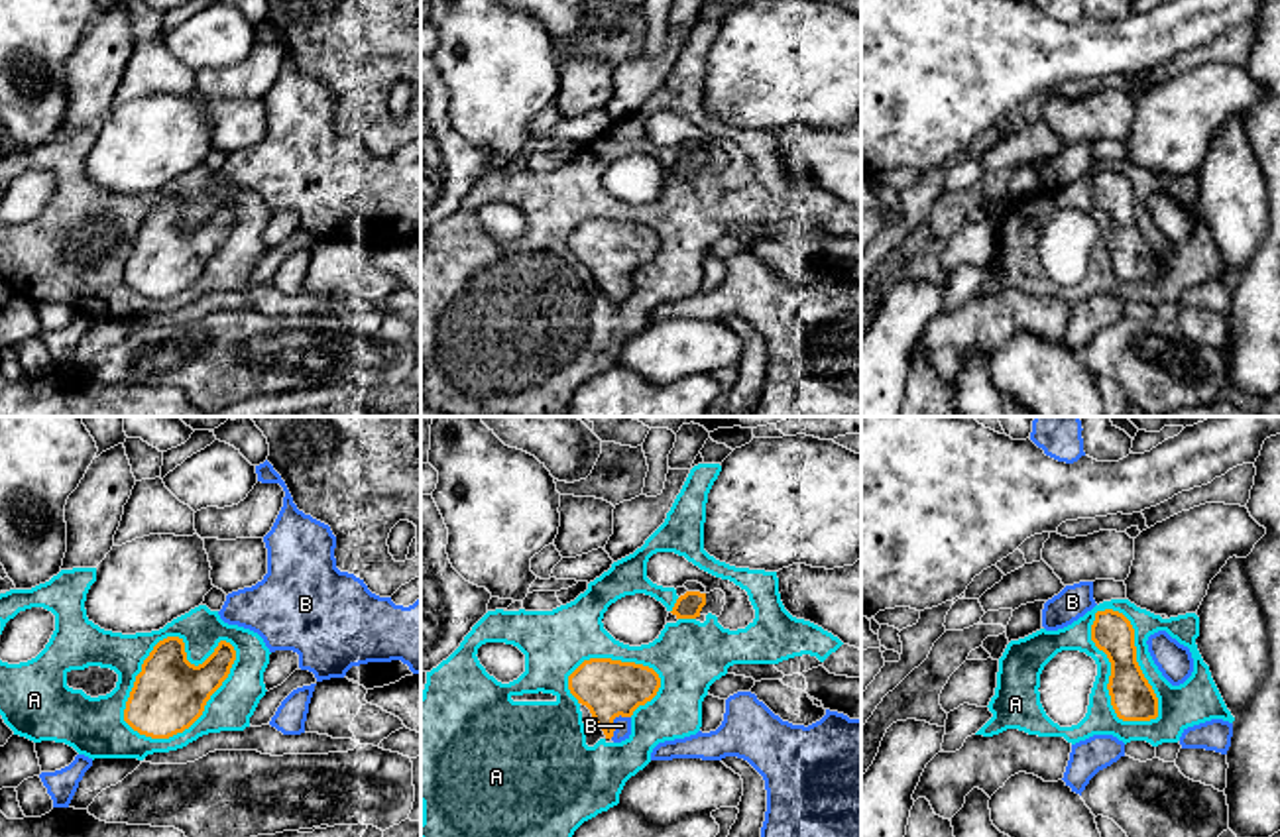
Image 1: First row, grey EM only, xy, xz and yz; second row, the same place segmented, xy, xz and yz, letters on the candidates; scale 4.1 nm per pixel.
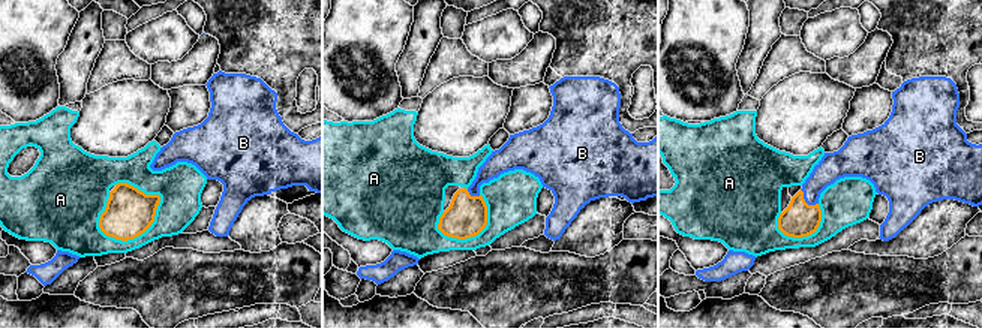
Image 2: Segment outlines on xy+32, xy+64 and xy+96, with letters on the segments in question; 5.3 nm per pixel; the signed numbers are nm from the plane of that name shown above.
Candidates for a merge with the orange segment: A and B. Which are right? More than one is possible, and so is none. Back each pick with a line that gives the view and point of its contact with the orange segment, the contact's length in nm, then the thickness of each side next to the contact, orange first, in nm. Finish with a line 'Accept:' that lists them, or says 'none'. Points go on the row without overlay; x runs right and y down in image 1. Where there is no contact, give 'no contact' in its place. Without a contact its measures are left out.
B: contact xz (612, 281); length 130 nm; calibres 240 and 70 nm
Accept: B

